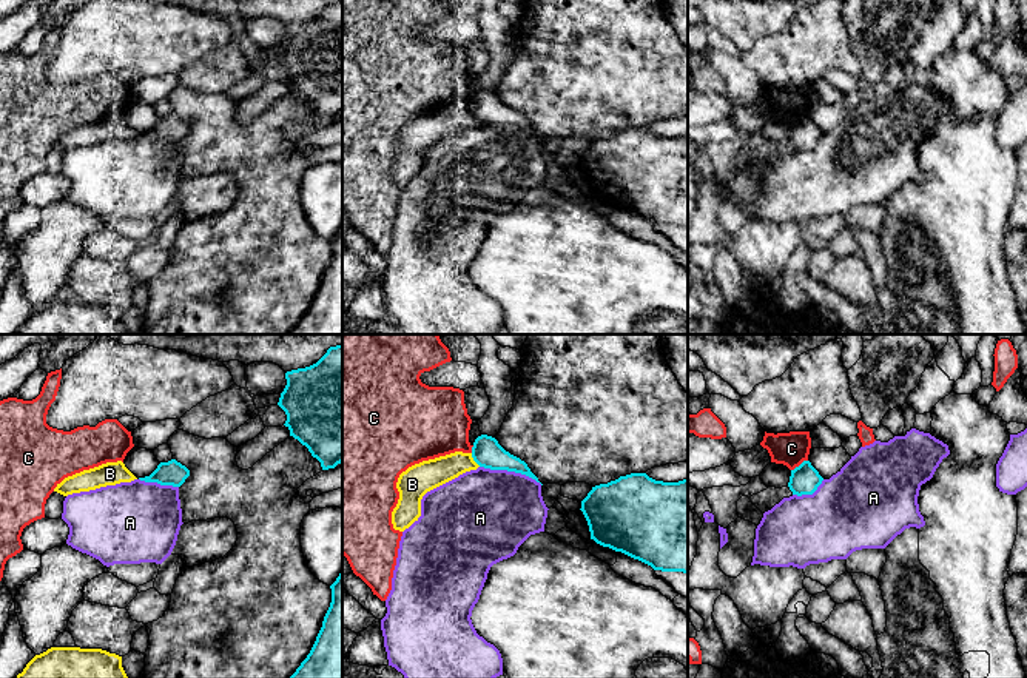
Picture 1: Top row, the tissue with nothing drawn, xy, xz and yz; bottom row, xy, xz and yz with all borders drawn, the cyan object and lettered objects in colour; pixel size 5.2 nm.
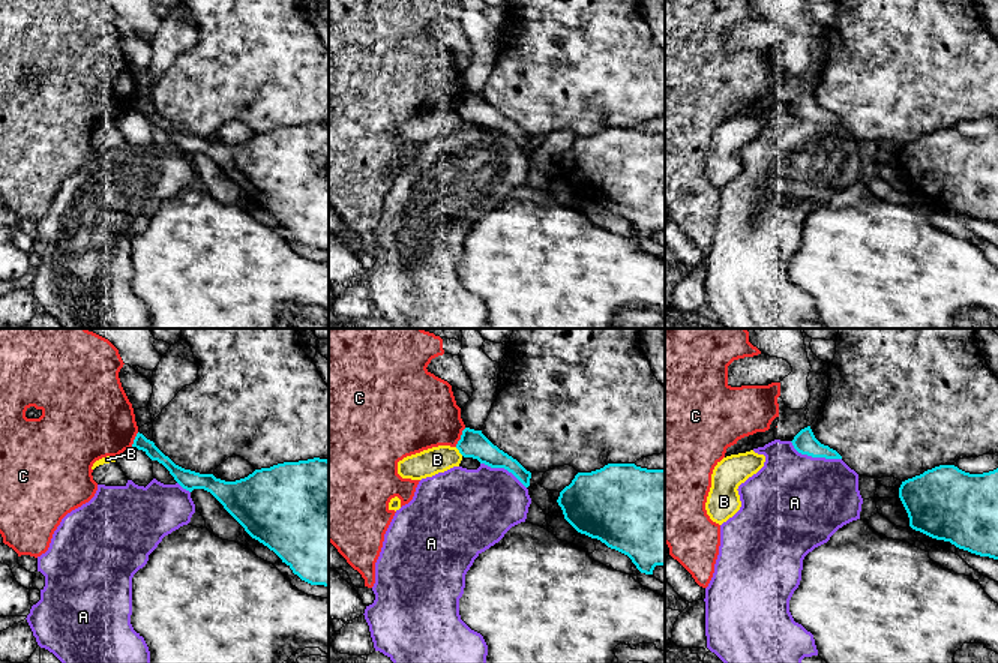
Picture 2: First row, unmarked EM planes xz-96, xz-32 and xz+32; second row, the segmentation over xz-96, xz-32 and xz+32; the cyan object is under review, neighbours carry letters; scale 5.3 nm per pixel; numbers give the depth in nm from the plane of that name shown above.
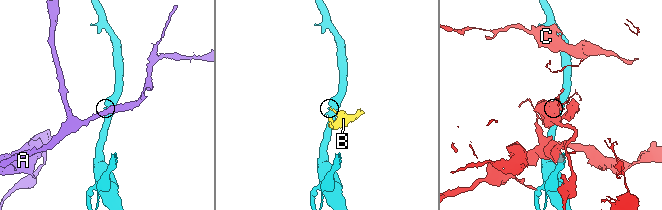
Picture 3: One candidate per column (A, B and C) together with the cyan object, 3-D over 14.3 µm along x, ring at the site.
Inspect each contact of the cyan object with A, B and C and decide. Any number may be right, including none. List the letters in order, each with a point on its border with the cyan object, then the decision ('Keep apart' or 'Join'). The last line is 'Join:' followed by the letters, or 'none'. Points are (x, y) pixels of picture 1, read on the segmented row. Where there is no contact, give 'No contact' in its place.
A: Touches cyan at xz (511, 470). Keep apart
B: Touches cyan at xz (474, 459). Keep apart
C: Touches cyan at yz (801, 464). Keep apart
Join: none

